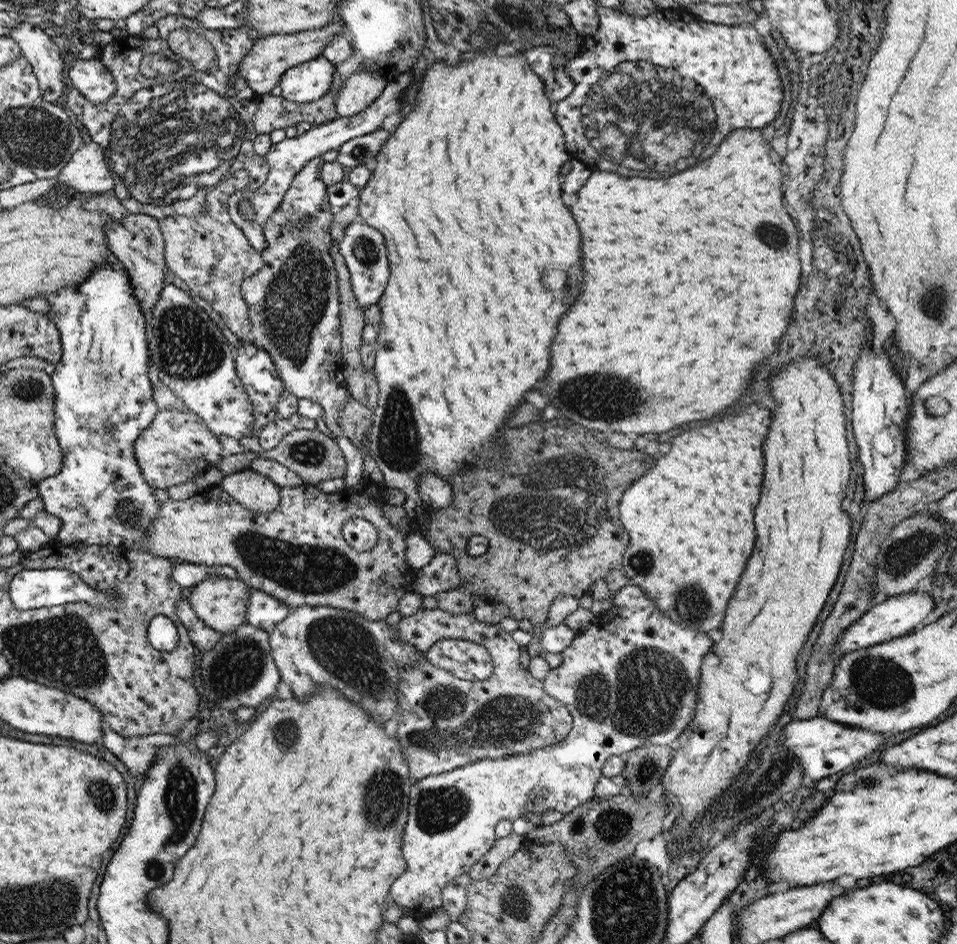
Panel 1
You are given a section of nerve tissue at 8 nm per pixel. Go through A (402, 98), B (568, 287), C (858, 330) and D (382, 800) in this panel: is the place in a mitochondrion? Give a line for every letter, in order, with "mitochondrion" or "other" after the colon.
A: other
B: other
C: other
D: mitochondrion

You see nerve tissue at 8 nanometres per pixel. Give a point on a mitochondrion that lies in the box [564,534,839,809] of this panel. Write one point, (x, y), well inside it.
(645, 698)

